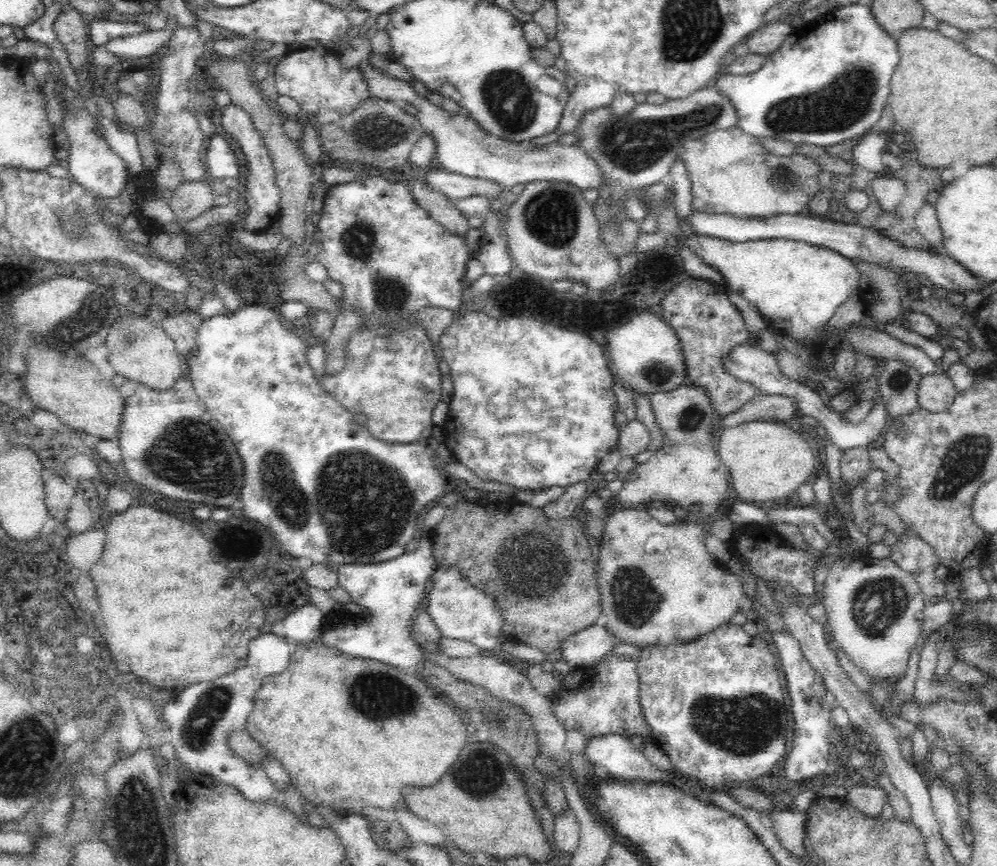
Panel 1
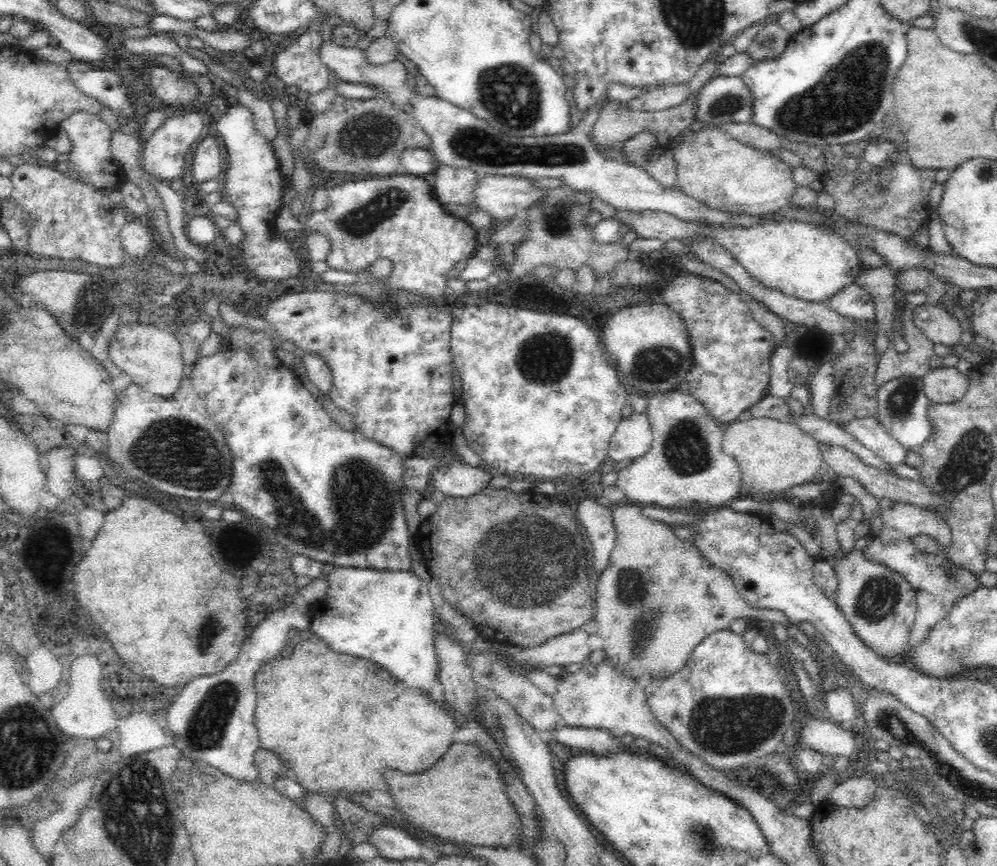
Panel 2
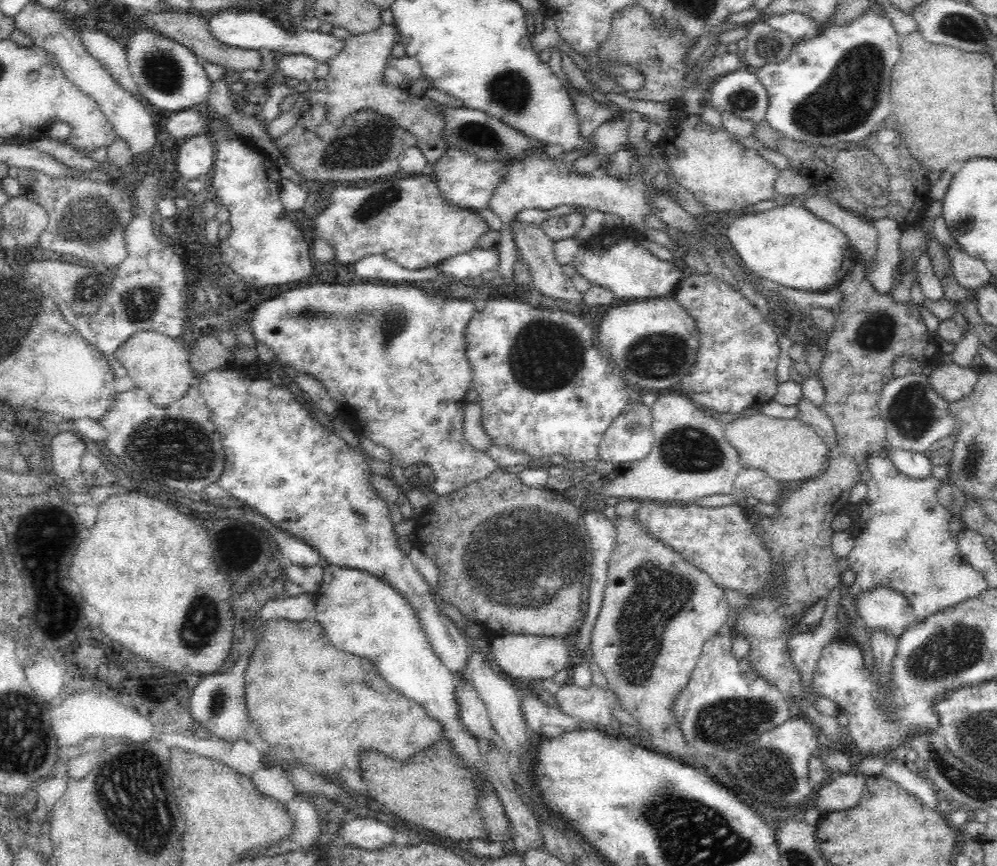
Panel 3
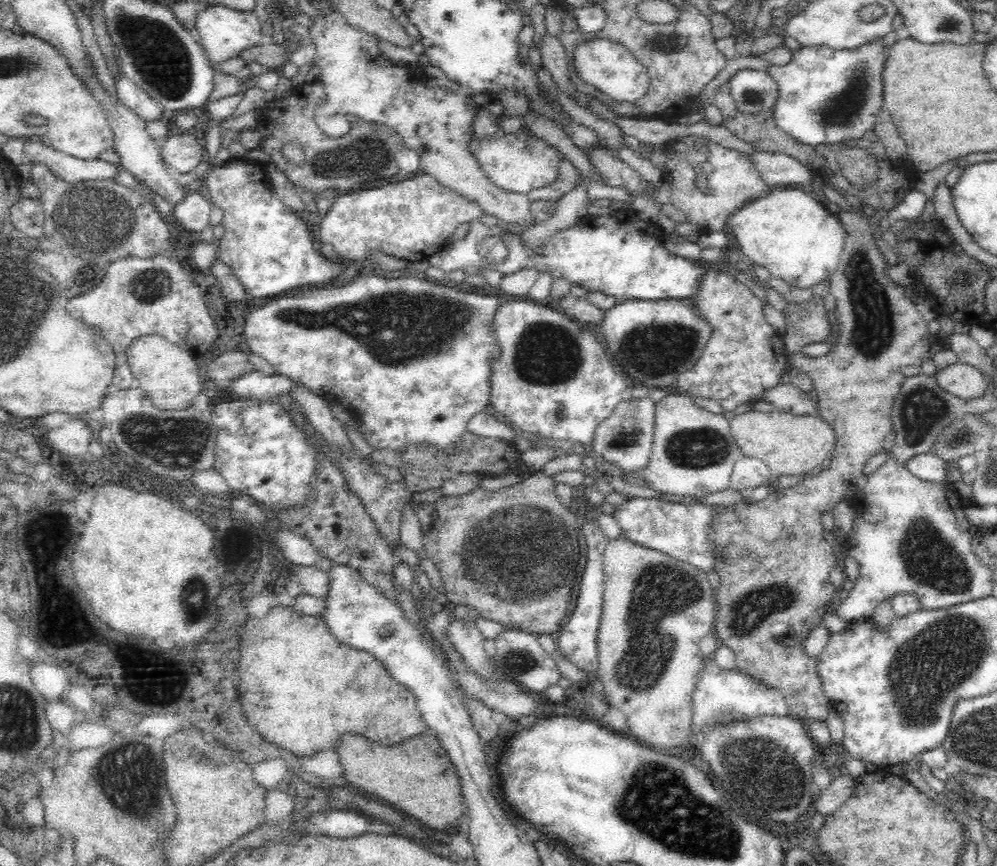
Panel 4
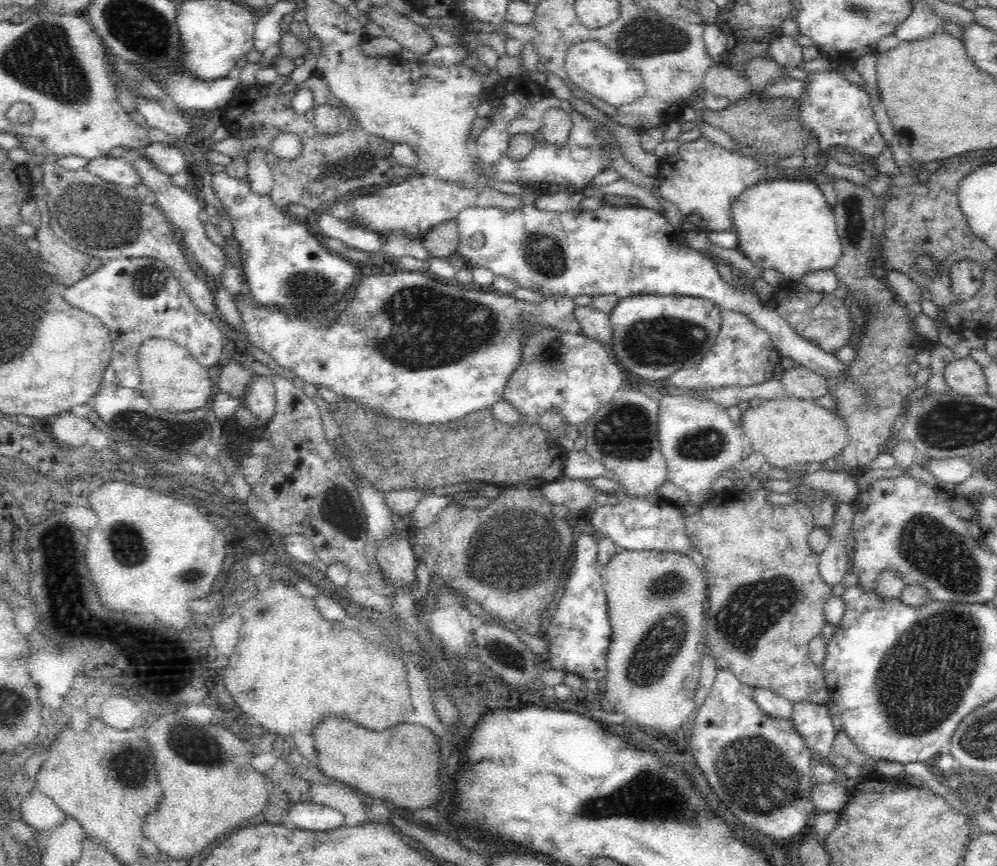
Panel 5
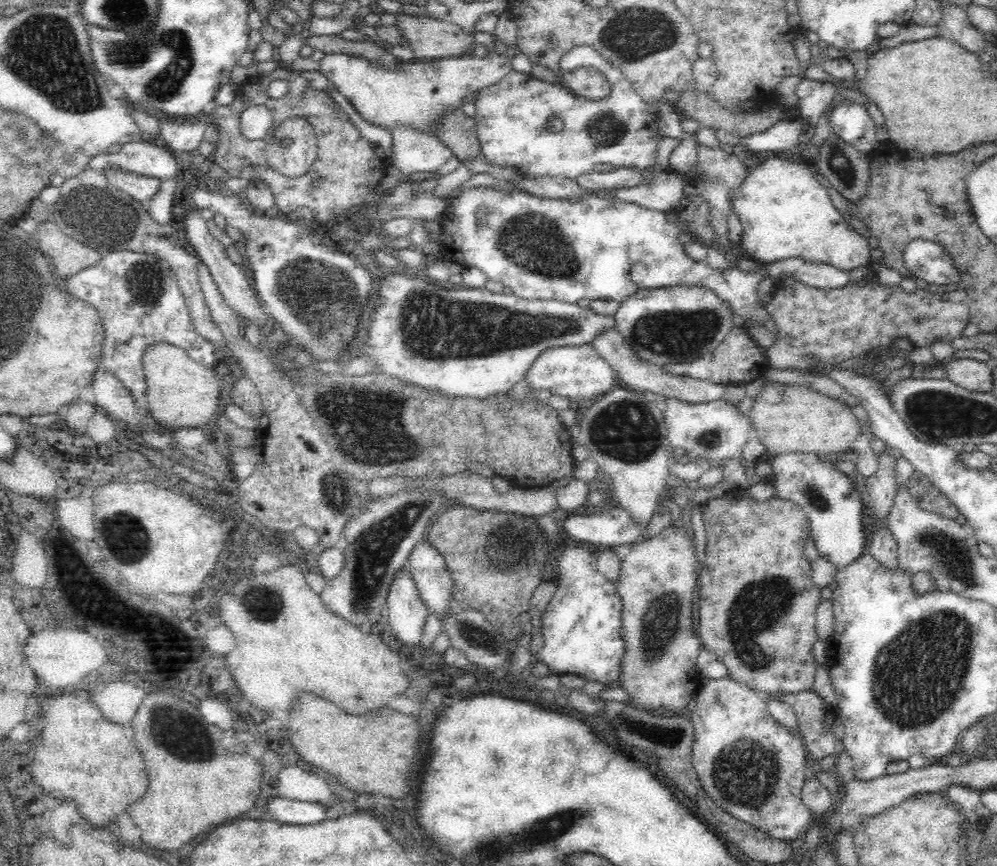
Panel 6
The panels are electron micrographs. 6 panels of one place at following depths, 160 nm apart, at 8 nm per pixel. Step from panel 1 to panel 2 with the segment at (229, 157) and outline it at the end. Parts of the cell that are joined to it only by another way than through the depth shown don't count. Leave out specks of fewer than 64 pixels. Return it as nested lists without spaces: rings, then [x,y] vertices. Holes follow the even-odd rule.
[[[208,134],[201,140],[200,146],[194,152],[192,160],[192,174],[196,184],[206,182],[207,180],[221,178],[224,170],[224,160],[220,154],[220,146],[216,142],[216,136]]]

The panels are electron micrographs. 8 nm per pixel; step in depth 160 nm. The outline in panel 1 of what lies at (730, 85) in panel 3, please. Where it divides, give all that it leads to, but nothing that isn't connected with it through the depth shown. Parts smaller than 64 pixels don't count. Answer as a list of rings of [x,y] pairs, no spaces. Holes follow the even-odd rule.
[[[713,84],[694,92],[692,96],[681,99],[666,99],[662,104],[642,102],[632,108],[632,112],[618,116],[609,106],[586,110],[574,130],[578,140],[577,148],[588,156],[602,173],[602,184],[598,186],[599,196],[605,200],[624,199],[644,187],[668,179],[672,159],[678,158],[685,141],[701,137],[718,128],[730,128],[736,124],[736,111],[730,99],[724,97]]]

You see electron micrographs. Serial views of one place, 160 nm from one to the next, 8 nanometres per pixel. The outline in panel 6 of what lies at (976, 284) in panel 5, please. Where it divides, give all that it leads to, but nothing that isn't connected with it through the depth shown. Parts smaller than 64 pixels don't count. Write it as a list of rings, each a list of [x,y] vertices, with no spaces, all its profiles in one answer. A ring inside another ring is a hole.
[[[791,278],[776,280],[773,287],[772,300],[765,309],[776,323],[780,337],[772,346],[765,349],[767,363],[771,368],[807,368],[819,360],[821,364],[837,365],[854,356],[871,354],[873,348],[886,348],[895,338],[908,338],[914,346],[930,345],[938,338],[954,340],[960,337],[968,324],[968,305],[965,294],[957,289],[955,292],[934,294],[932,290],[916,290],[913,294],[906,293],[902,287],[891,288],[880,284],[855,284],[832,290],[819,290],[801,284]]]

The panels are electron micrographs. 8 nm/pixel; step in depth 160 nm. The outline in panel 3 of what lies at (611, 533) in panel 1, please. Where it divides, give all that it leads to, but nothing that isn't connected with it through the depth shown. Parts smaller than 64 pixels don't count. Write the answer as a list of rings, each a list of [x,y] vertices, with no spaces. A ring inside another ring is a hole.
[[[617,515],[614,524],[618,536],[609,560],[601,611],[591,633],[592,659],[601,668],[622,708],[650,732],[653,738],[651,749],[666,752],[672,759],[686,758],[690,748],[670,708],[674,696],[688,684],[704,642],[718,634],[727,622],[728,612],[734,609],[725,597],[724,588],[686,561],[669,544],[654,537],[636,515],[630,518]]]

